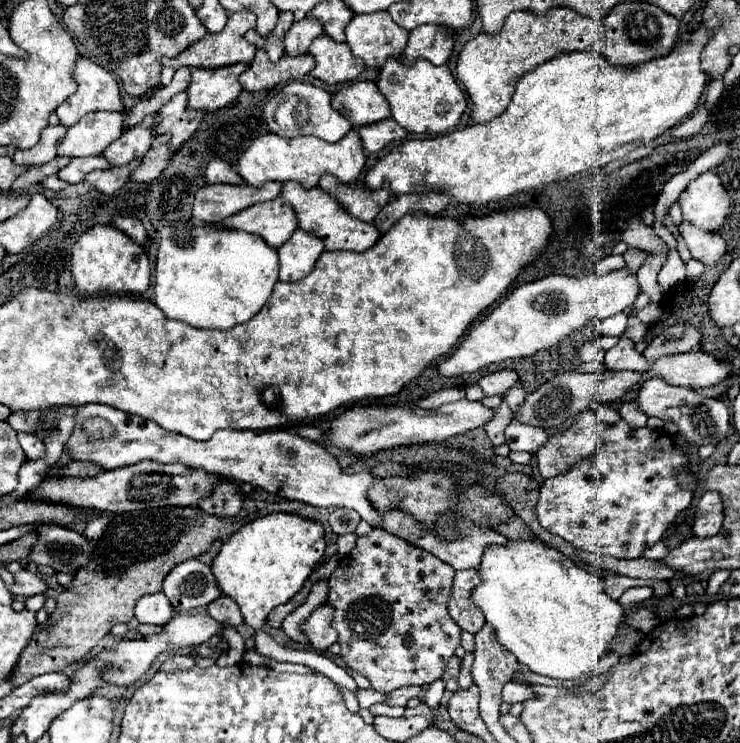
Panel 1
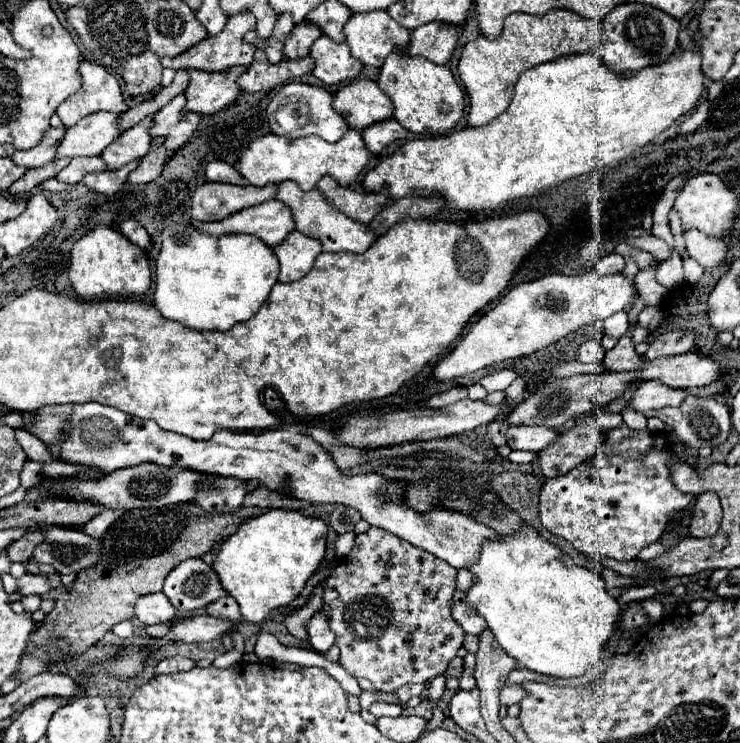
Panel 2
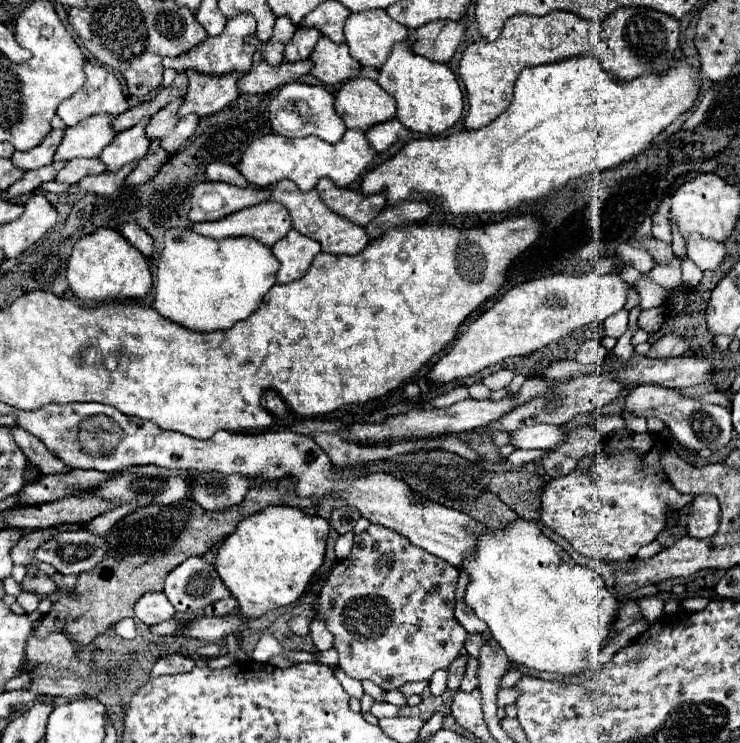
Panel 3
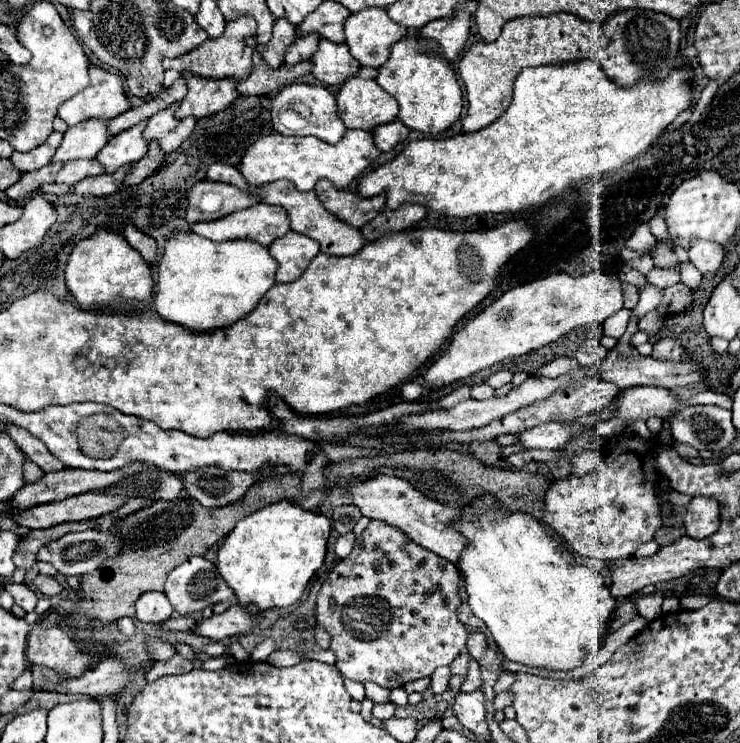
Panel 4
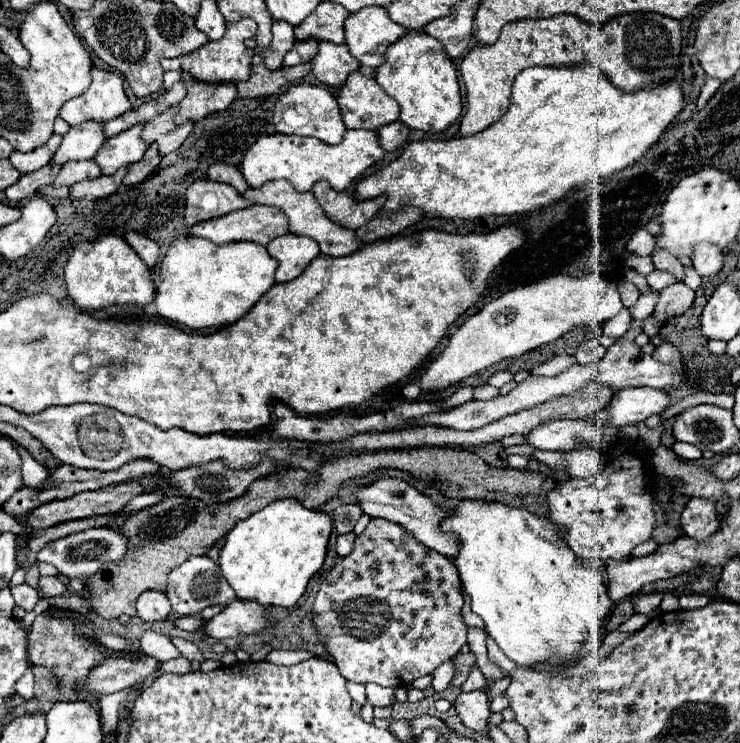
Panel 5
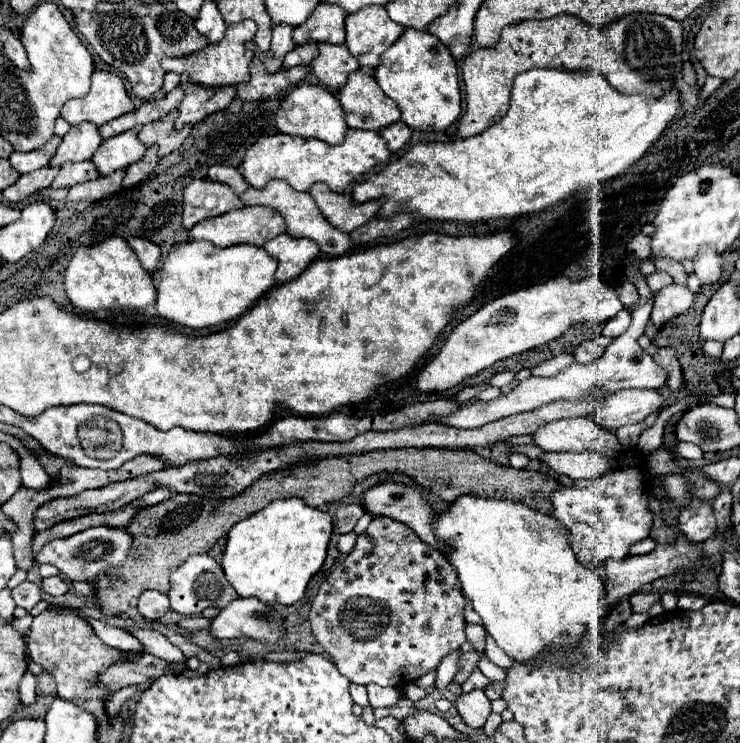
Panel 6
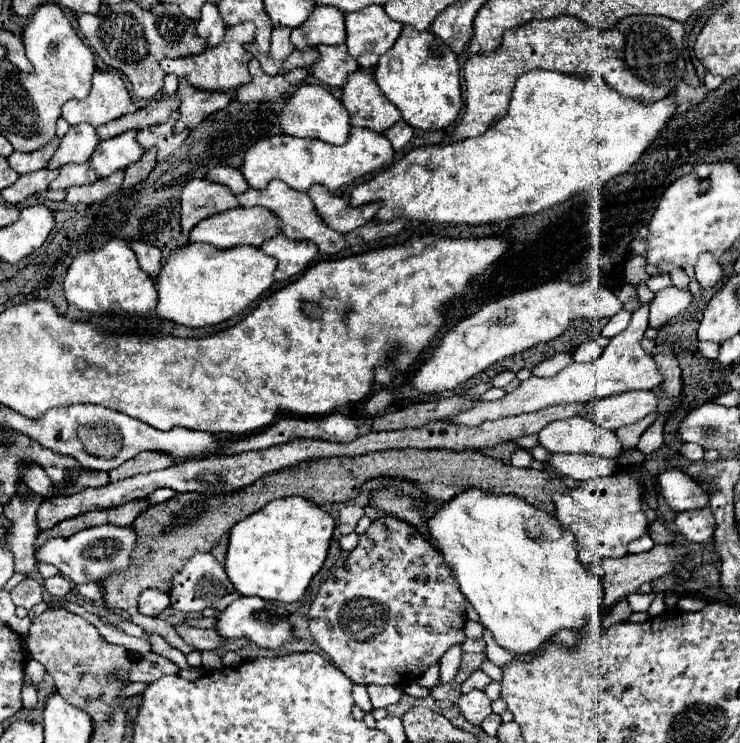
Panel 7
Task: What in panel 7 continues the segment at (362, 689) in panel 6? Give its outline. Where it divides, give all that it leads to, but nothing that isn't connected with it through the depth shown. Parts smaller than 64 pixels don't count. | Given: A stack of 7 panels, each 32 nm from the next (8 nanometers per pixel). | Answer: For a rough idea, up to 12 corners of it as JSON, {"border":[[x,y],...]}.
{"border":[[354,684],[352,698],[364,712],[372,710],[366,686]]}

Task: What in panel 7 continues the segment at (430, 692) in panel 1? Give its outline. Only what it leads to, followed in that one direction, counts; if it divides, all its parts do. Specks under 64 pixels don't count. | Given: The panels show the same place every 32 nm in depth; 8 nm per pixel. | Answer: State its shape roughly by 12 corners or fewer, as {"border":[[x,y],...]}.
{"border":[[450,648],[440,660],[440,682],[454,680],[462,648]]}

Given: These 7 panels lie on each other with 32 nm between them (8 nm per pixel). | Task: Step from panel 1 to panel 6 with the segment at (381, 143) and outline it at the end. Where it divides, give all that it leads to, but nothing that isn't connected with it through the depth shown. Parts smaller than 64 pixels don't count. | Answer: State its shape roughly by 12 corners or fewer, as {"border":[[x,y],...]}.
{"border":[[402,120],[382,128],[378,134],[388,150],[396,152],[410,140],[410,130]]}

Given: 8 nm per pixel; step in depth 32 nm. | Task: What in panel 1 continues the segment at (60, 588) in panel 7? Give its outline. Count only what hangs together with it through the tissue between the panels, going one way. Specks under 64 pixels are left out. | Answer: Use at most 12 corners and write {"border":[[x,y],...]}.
{"border":[[20,570],[14,574],[14,596],[44,594],[40,576]]}

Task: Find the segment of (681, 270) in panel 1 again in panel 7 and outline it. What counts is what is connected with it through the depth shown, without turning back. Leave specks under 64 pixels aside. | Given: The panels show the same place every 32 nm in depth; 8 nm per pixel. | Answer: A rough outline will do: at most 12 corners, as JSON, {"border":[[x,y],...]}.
{"border":[[668,274],[650,276],[646,284],[652,292],[672,284]]}

